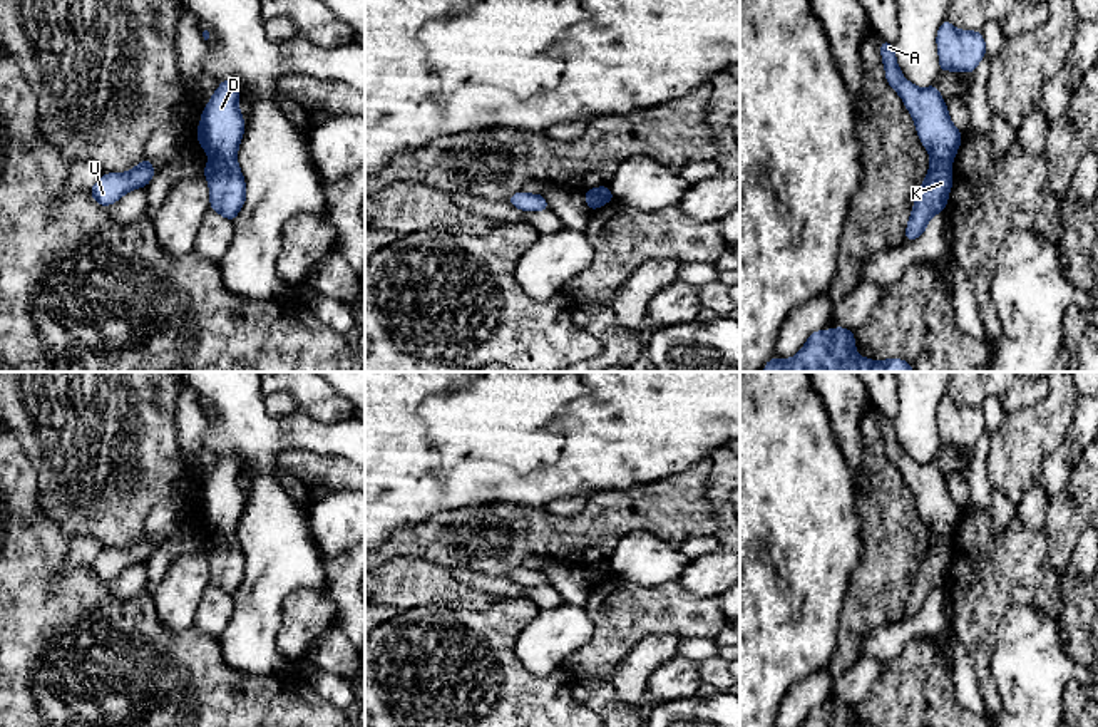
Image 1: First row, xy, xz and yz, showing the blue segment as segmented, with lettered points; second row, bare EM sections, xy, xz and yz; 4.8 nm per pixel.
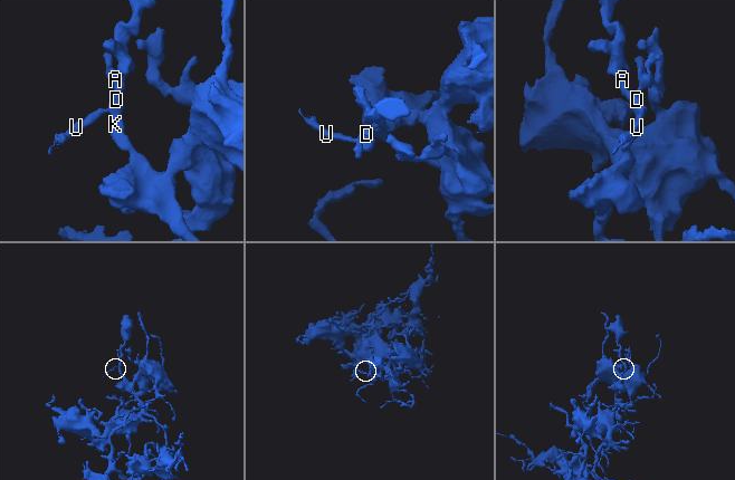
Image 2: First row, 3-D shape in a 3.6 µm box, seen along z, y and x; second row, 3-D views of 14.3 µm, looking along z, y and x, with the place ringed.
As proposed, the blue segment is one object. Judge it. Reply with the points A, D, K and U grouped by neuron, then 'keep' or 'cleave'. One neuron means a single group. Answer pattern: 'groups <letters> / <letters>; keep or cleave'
groups A D U / K; cleave

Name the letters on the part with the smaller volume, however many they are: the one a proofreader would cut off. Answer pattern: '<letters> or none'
A, D, U

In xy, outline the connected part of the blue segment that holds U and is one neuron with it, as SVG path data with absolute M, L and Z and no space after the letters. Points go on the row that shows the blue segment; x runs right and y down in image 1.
M144 157L144 161L129 173L104 174L89 191L100 206L110 206L129 191L146 188L154 178L154 171L151 161Z

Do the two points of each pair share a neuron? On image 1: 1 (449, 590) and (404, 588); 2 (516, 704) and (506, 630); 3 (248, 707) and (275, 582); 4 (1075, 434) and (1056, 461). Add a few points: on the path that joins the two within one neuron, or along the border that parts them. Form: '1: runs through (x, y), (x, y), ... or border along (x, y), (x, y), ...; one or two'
1: runs through (437, 588), (415, 588); one
2: runs through (504, 685), (504, 649); one
3: border along (221, 654), (228, 664), (243, 672), (282, 674); two
4: runs through (1075, 441), (1063, 454); one

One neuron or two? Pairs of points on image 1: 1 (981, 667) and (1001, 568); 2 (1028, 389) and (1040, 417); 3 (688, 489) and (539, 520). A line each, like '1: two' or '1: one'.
1: one
2: two
3: one

